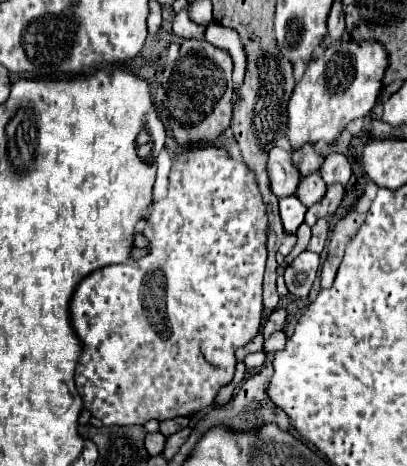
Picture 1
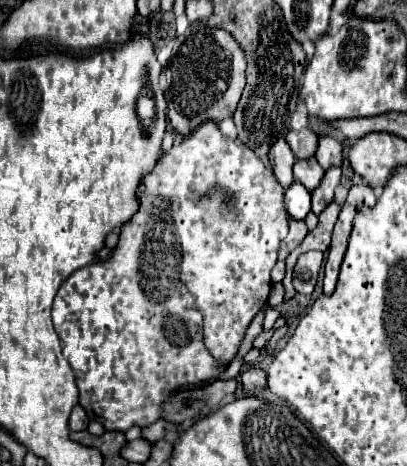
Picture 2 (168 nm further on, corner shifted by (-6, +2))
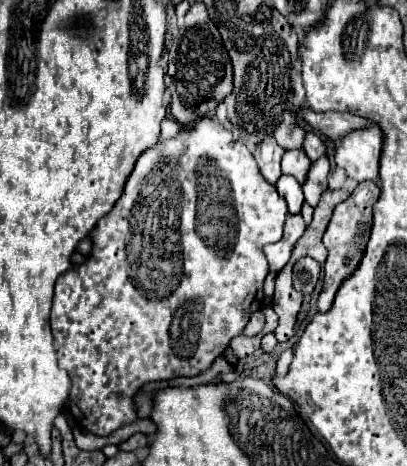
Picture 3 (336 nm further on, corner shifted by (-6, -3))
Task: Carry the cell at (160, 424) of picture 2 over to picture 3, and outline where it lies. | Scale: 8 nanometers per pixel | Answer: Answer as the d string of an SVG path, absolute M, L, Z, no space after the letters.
M138 432L138 434L132 434L126 442L120 444L120 450L136 450L140 446L148 446L148 436Z

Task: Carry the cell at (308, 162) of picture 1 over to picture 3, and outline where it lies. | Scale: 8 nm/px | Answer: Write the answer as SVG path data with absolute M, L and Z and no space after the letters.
M282 122L278 126L278 130L274 132L276 142L284 150L300 150L304 144L304 136L306 136L306 132L298 124L286 124L286 122Z

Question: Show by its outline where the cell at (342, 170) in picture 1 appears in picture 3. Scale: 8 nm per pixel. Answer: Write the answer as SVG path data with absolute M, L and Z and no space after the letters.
M308 132L306 134L306 142L304 142L304 152L314 162L320 156L326 156L326 146L324 146L324 142L314 132Z

